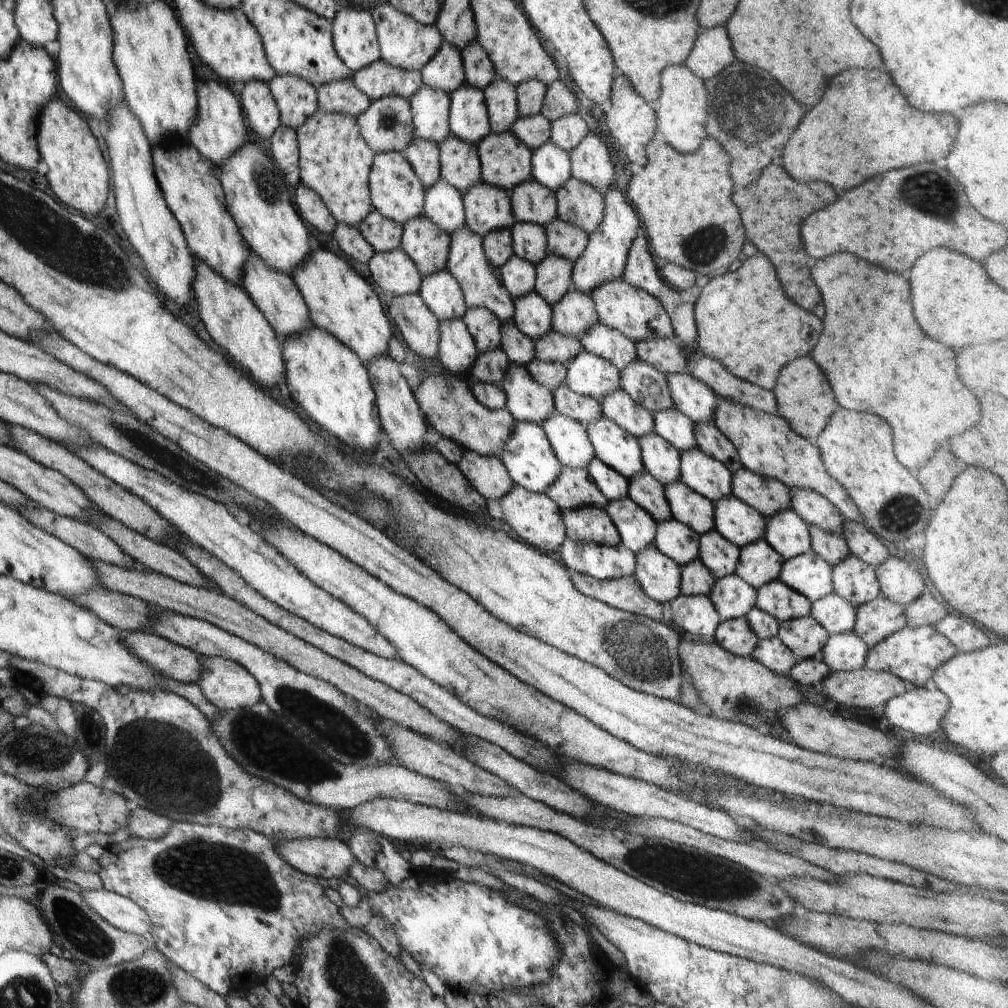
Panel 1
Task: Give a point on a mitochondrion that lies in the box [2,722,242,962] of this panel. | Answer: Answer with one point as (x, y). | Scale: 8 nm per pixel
(79, 929)

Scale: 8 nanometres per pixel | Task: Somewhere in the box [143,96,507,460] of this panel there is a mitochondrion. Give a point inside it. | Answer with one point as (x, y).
(265, 182)

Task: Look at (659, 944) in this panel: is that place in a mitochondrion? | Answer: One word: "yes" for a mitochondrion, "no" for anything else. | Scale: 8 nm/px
no

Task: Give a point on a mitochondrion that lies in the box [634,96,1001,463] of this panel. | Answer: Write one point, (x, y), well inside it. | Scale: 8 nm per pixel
(937, 199)

